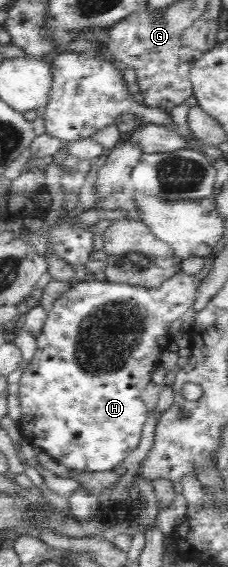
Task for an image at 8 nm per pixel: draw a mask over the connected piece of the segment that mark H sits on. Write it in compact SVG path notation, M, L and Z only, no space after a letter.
M181 271L175 273L163 281L159 287L143 287L141 285L129 285L123 283L89 281L80 282L65 291L54 303L51 311L48 312L48 319L45 323L43 334L36 341L35 353L28 367L21 373L19 379L19 401L21 402L21 421L17 423L23 438L31 441L47 455L51 455L59 465L69 469L81 471L97 471L114 469L120 461L125 459L141 441L143 427L147 423L150 409L143 402L142 392L151 382L151 375L159 364L158 355L167 348L170 343L168 336L169 325L173 321L183 318L198 301L198 294L202 284L206 281L207 274L188 273Z

